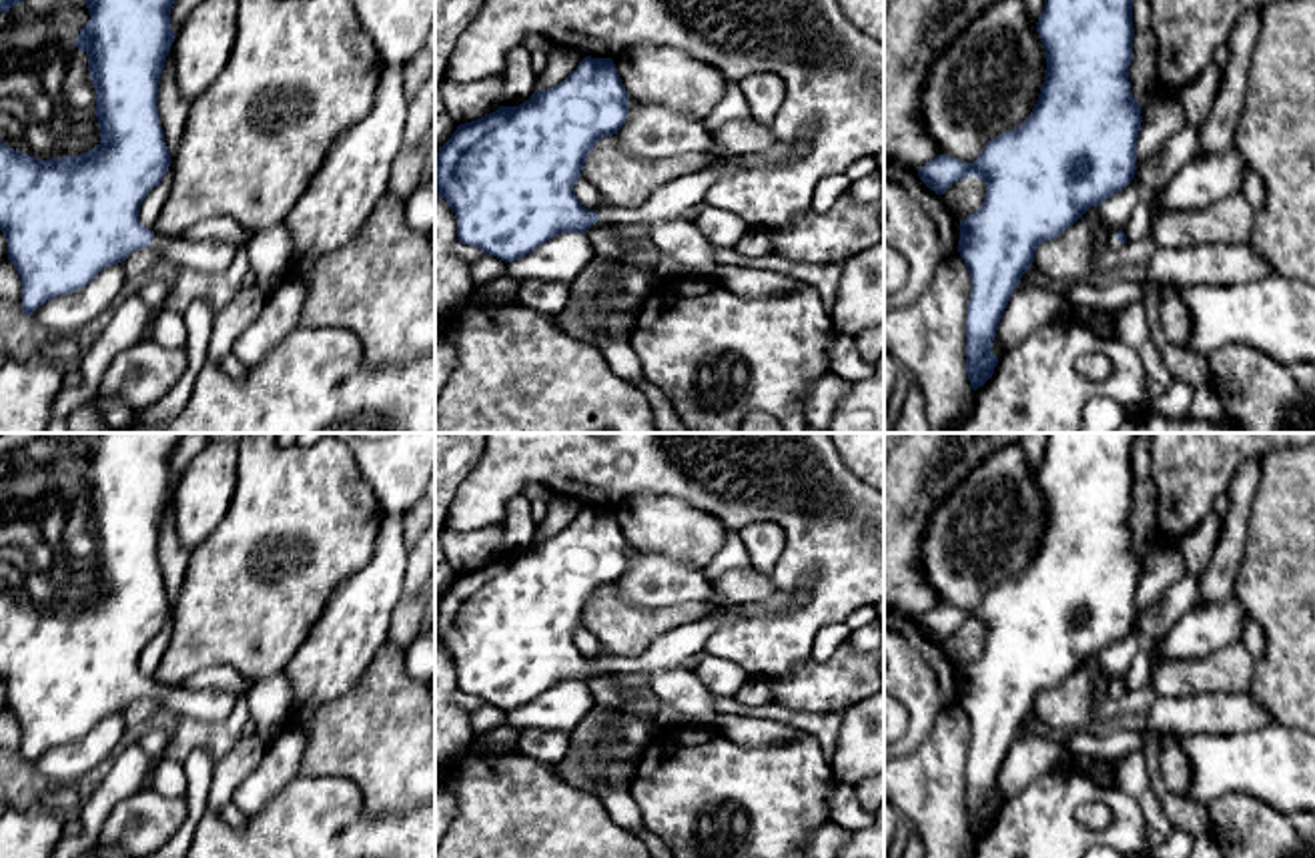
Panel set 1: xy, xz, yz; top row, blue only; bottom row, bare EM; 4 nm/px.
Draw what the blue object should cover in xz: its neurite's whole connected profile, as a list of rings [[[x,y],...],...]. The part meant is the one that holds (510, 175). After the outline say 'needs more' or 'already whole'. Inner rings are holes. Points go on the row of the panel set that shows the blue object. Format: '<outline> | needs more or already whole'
[[[585,56],[557,86],[535,90],[519,106],[499,106],[491,114],[459,124],[435,154],[435,192],[455,212],[459,243],[509,263],[533,253],[557,235],[585,235],[597,221],[609,227],[643,225],[655,251],[676,257],[684,275],[714,277],[720,267],[718,249],[684,212],[706,198],[722,174],[742,166],[742,156],[720,156],[710,168],[676,178],[637,208],[623,210],[603,204],[593,212],[573,192],[585,156],[595,142],[617,134],[625,124],[627,100],[629,94],[613,60]]] | needs more

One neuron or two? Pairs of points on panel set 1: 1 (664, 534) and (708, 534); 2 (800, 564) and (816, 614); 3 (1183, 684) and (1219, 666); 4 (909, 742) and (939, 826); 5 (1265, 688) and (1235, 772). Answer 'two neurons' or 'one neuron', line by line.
1: one neuron
2: one neuron
3: one neuron
4: two neurons
5: two neurons

